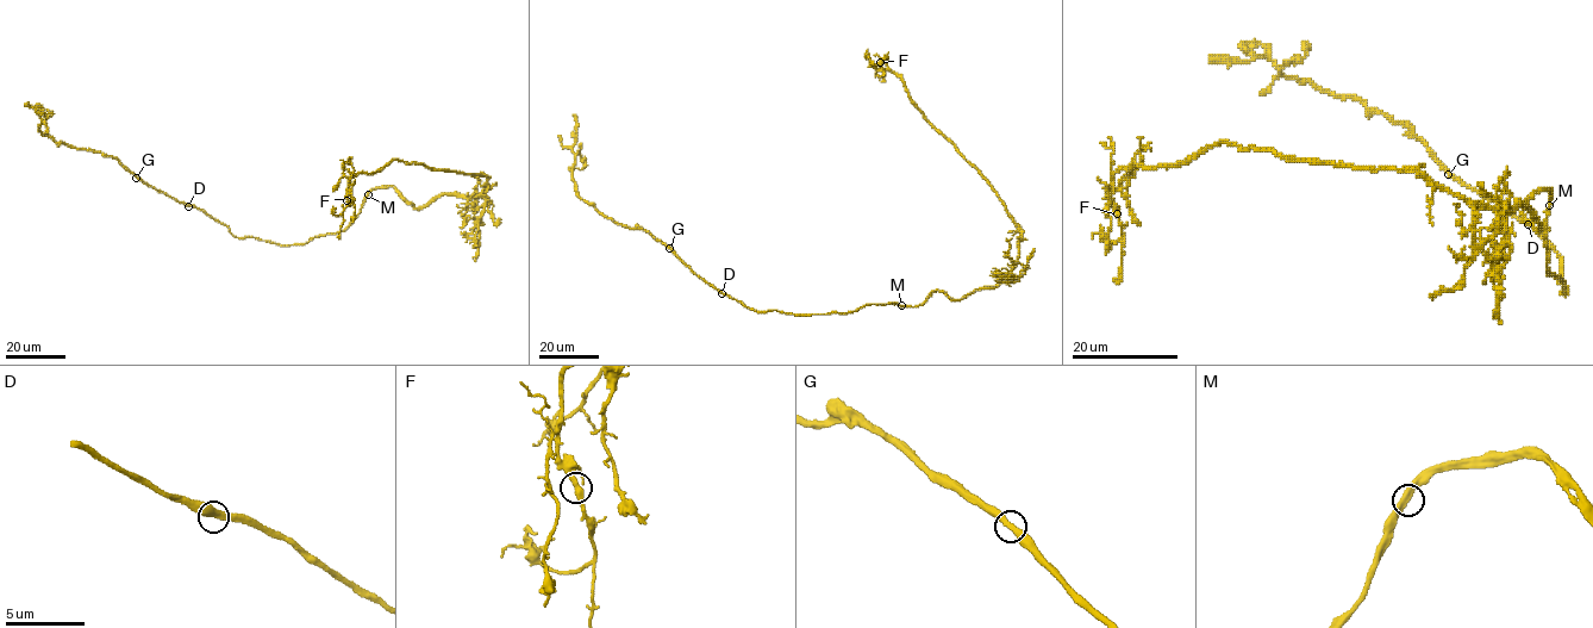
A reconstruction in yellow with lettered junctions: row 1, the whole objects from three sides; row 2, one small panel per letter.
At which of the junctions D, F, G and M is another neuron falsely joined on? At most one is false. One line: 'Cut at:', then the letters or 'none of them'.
Cut at: none of them

